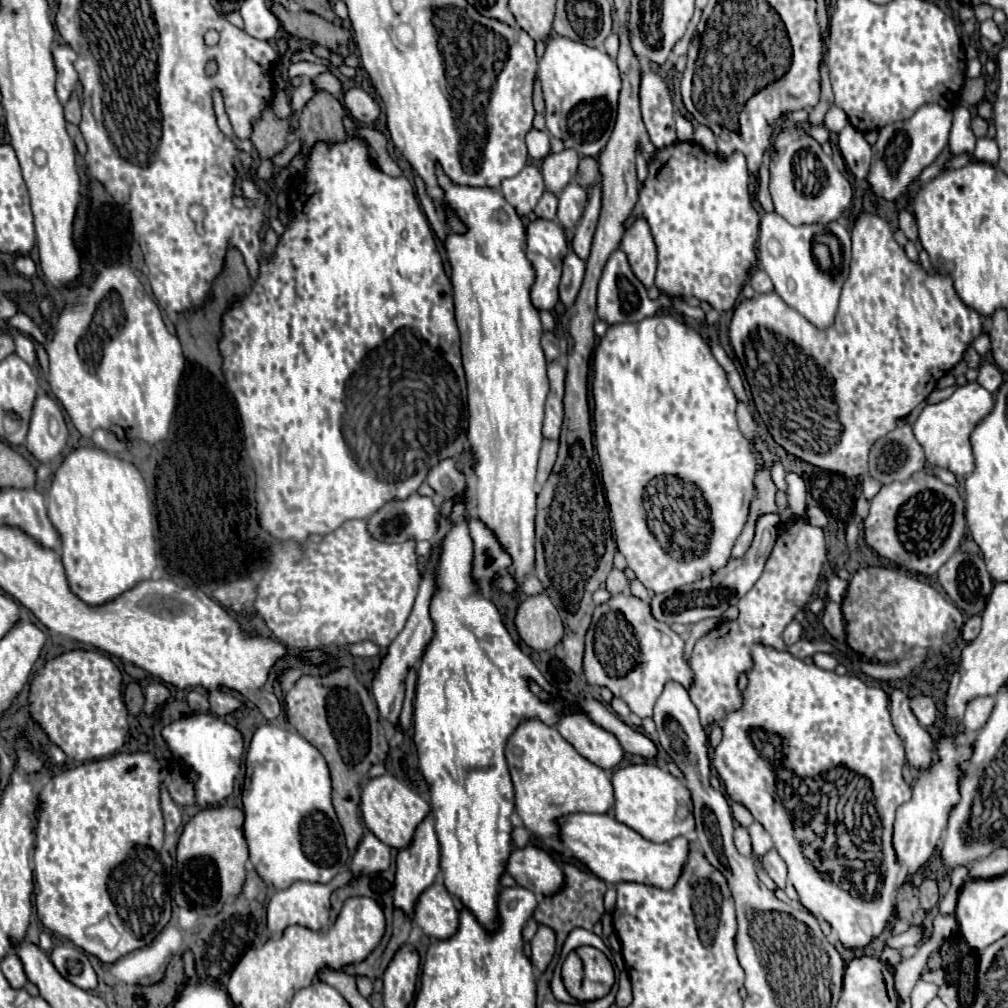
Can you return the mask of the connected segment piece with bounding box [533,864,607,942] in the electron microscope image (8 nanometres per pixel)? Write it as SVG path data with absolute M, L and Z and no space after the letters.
M565 864L565 888L555 894L555 896L549 896L549 898L543 898L533 914L533 918L539 922L539 924L545 924L549 928L555 930L557 934L557 942L565 942L567 934L573 930L573 928L585 928L585 930L591 930L599 920L601 916L605 914L605 908L603 908L603 894L607 890L605 882L599 880L595 874L591 872L583 872L579 868L575 868L573 864Z

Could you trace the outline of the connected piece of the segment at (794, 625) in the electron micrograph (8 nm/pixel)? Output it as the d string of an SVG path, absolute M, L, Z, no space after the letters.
M793 620L793 622L785 628L785 632L783 632L783 642L785 642L785 646L791 646L791 644L795 644L799 638L801 638L801 624Z

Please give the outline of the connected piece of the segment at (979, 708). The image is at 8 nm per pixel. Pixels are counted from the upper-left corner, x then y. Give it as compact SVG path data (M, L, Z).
M981 696L981 698L971 700L967 704L965 714L963 714L965 730L967 732L979 732L987 724L987 720L989 720L989 716L993 712L993 706L995 706L993 696Z

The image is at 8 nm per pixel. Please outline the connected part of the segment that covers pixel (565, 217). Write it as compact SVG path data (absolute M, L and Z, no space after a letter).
M567 184L567 188L559 194L559 212L557 212L557 218L559 218L559 224L565 228L565 230L573 230L575 224L579 222L581 214L583 214L583 208L585 208L585 202L587 202L587 192L577 186L577 184Z

